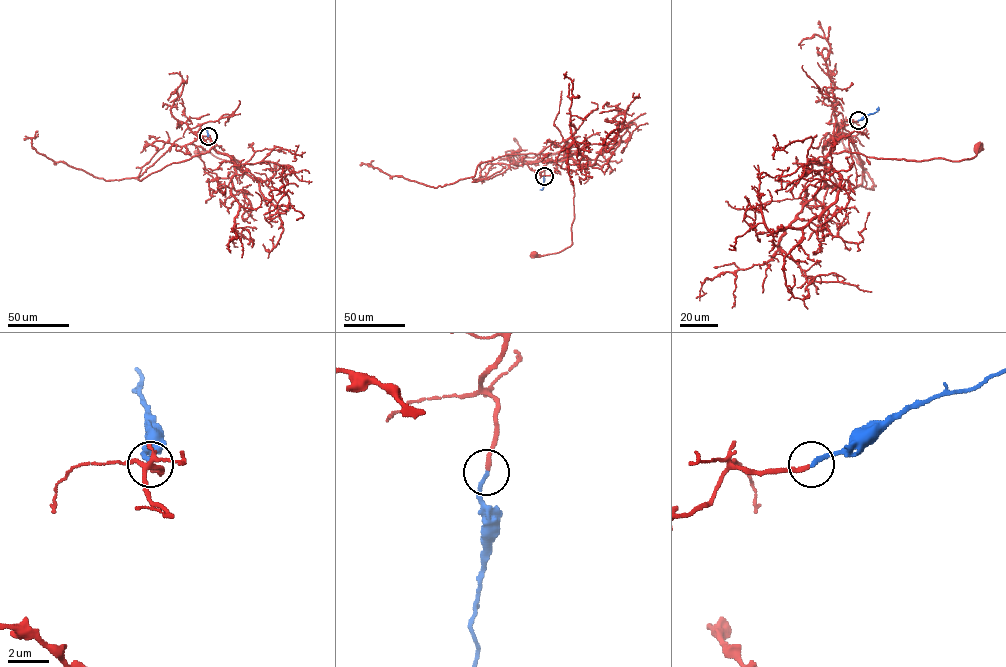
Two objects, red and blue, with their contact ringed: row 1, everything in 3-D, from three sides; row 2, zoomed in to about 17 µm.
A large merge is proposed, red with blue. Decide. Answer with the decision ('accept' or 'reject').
accept

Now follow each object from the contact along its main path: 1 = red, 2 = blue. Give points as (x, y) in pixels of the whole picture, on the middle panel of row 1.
1: (544, 176), (547, 163), (567, 160), (574, 193), (572, 244), (554, 253), (533, 255)
2: (544, 176), (543, 188), (540, 189)

